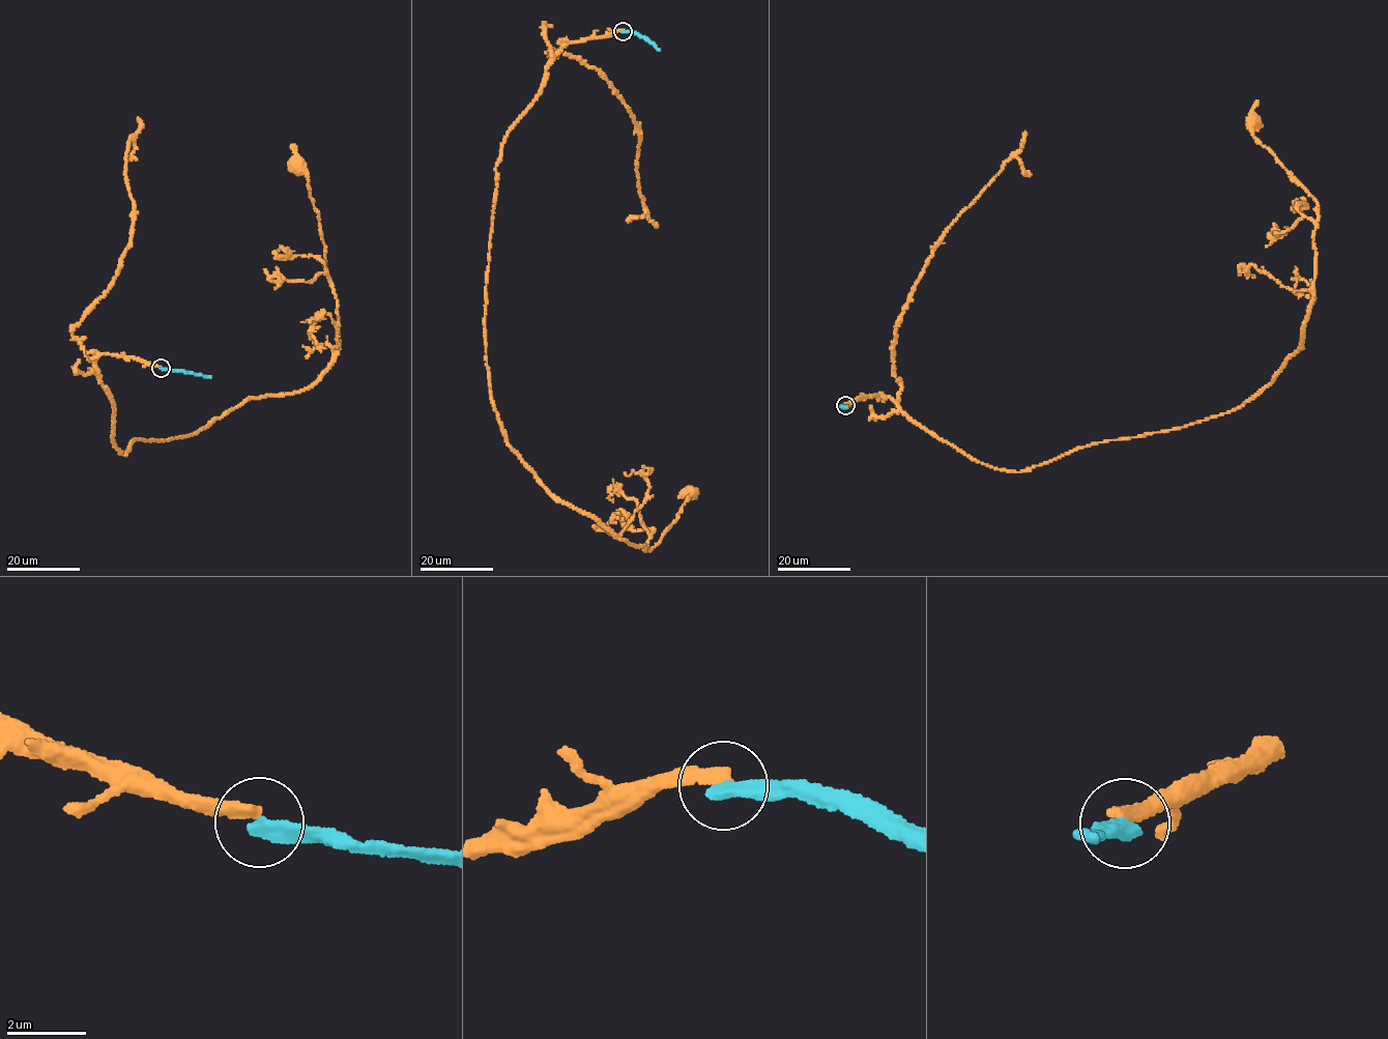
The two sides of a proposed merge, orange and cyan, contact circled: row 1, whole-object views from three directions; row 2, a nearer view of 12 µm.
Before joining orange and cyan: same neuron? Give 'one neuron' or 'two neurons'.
two neurons

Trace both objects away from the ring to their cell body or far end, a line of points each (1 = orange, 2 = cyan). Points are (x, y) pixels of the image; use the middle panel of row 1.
1: (624, 31), (568, 42), (501, 147), (489, 391), (537, 480), (626, 542), (659, 544), (690, 493)
2: (623, 31), (644, 36), (659, 50)

